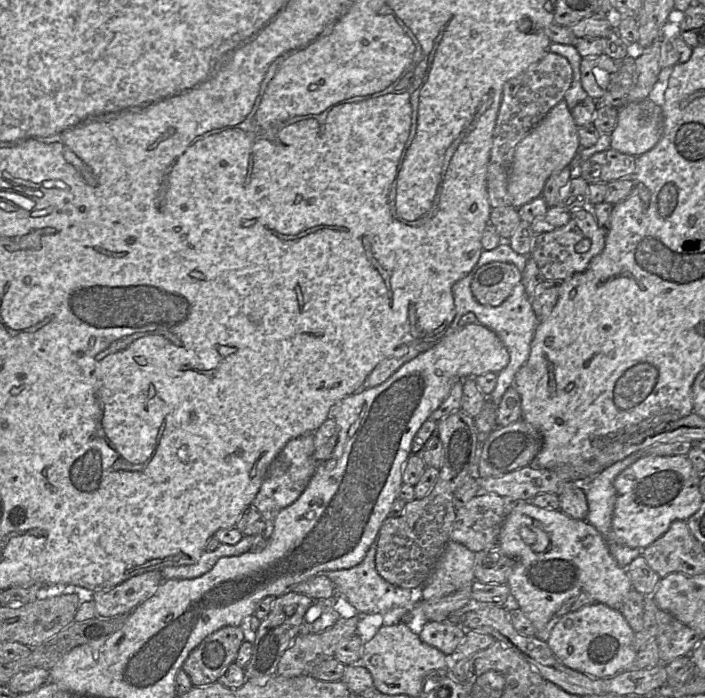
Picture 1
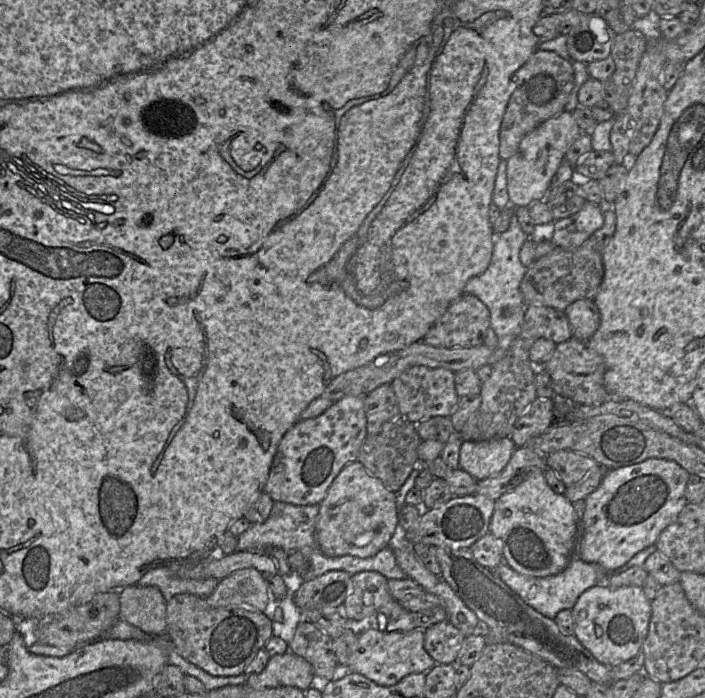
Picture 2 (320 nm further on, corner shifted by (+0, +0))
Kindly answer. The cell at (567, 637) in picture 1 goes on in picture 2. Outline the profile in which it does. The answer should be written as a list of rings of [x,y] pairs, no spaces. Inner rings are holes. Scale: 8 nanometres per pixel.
[[[601,582],[586,589],[572,607],[574,636],[597,661],[608,667],[635,656],[648,632],[651,601],[641,586],[611,587]]]

